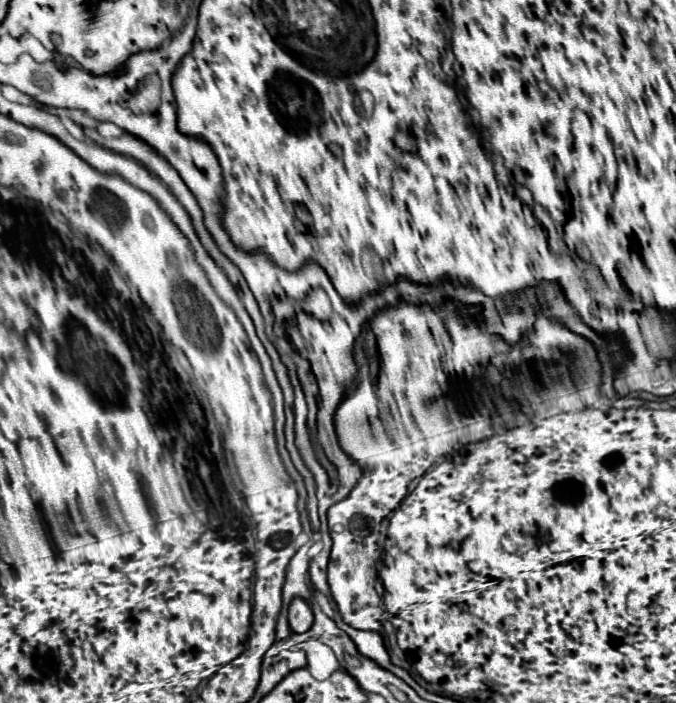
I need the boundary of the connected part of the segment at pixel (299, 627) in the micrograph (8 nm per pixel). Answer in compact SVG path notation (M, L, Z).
M294 599L290 605L290 615L288 615L288 623L290 623L292 633L308 631L312 627L312 621L314 621L314 615L312 615L310 605L302 599Z

